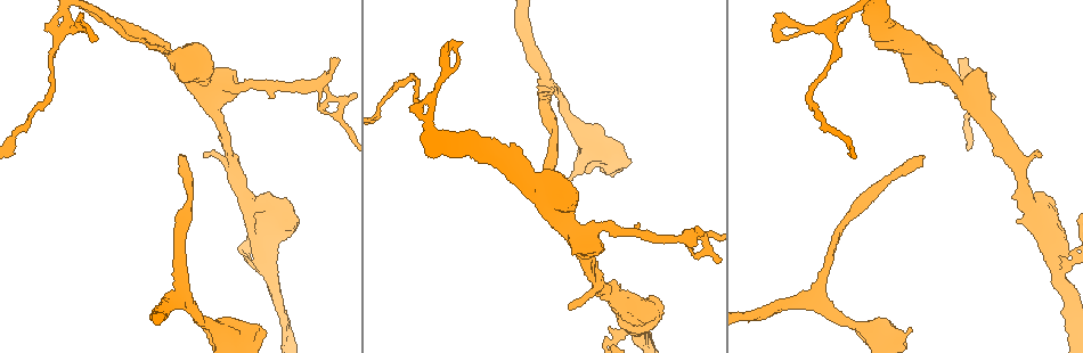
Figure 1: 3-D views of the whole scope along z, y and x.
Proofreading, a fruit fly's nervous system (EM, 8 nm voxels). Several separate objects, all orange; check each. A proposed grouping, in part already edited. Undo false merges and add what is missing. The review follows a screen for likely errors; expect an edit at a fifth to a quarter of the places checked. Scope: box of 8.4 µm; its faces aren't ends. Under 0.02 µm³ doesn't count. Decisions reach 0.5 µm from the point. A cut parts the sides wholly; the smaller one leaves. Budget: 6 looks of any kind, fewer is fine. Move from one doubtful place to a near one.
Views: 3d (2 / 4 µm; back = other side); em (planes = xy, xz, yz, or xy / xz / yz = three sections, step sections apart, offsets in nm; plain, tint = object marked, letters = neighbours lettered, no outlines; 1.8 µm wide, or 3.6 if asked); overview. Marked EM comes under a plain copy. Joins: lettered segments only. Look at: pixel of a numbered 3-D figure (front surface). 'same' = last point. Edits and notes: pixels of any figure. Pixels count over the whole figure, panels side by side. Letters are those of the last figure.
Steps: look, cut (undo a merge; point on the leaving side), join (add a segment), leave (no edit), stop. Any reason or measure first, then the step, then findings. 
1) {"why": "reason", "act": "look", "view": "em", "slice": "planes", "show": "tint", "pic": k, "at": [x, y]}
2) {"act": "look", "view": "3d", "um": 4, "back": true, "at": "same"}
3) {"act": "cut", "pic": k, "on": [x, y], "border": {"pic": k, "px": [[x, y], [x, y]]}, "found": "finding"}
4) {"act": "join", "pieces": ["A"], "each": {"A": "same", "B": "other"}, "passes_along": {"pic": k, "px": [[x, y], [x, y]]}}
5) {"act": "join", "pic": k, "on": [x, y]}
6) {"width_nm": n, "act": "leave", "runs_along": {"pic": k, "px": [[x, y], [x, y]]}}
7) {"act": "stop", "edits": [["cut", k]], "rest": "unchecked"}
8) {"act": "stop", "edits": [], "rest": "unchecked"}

{"why": "long arm stops here", "act": "look", "view": "3d", "um": 4, "pic": 1, "at": [922, 157]}

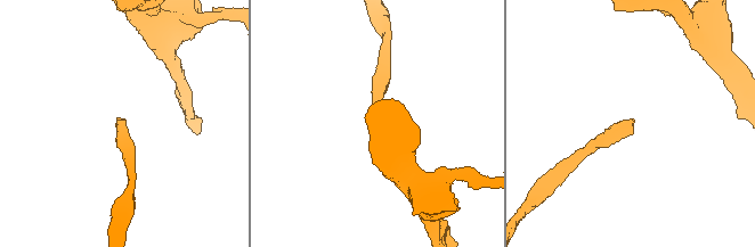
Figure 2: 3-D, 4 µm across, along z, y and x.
{"act": "look", "view": "em", "slice": "planes", "show": "letters", "pic": 2, "at": [124, 121]}

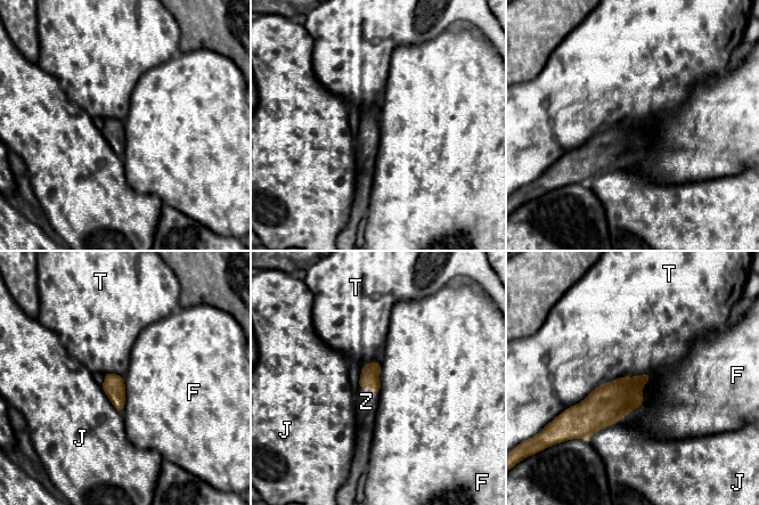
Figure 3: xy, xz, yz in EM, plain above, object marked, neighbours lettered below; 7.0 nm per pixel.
{"act": "join", "pieces": ["Z"], "each": {"F": "other", "J": "other", "T": "other", "Z": "same"}, "passes_along": {"pic": 3, "px": [[369, 379], [368, 389], [366, 401]]}, "found": "the neuron continues"}

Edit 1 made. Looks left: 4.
{"act": "look", "view": "overview"}

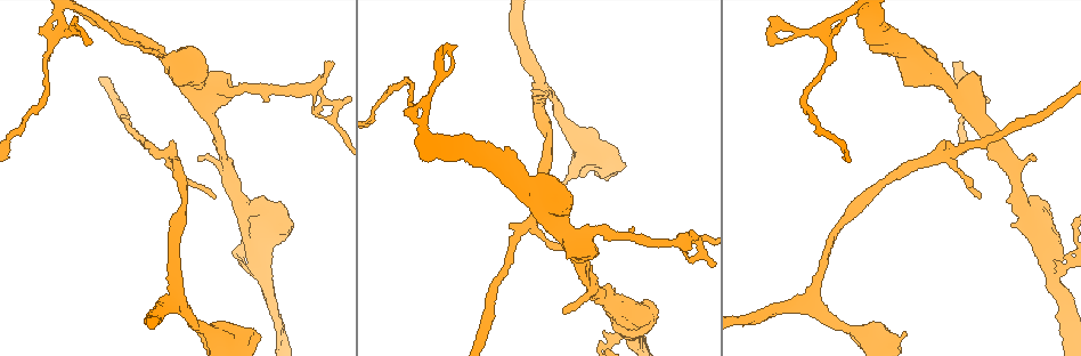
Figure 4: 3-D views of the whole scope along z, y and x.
{"why": "thin end", "act": "look", "view": "em", "slice": "xz", "step": 4, "show": "tint", "pic": 4, "at": [787, 38]}

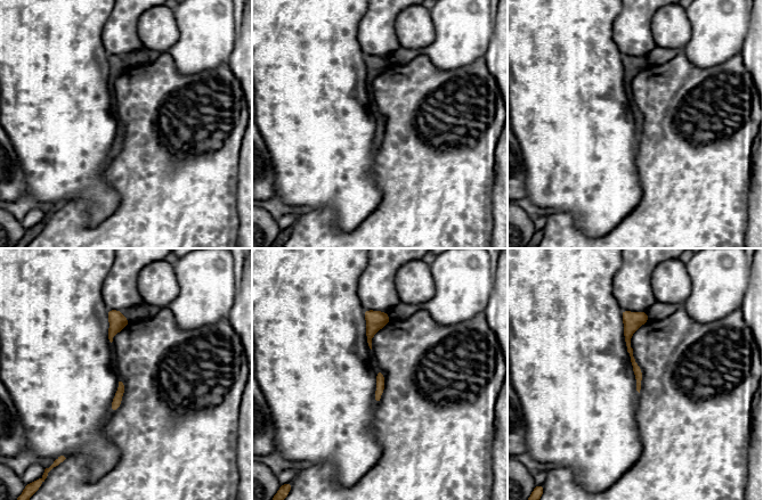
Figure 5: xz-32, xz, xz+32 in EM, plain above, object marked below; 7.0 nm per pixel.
{"why": "another direction", "act": "look", "view": "em", "slice": "planes", "show": "letters", "at": "same"}

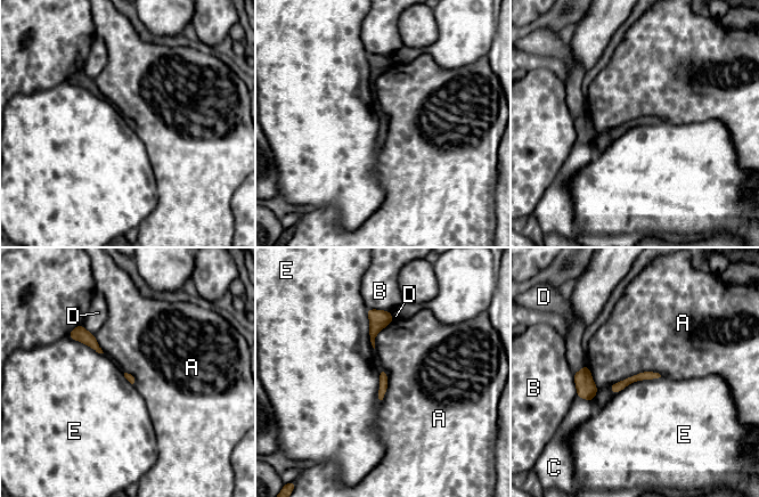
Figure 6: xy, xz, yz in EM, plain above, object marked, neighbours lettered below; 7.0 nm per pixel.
{"longest_contact_nm": ["A", 400], "act": "leave", "each": {"A": "other", "B": "other", "C": "other", "D": "other", "E": "other"}, "runs_along": {"pic": 6, "px": [[657, 375], [638, 376], [612, 389]]}, "found": "none of them fits"}

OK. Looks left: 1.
{"act": "stop", "edits": [["join", 3]], "rest": "unchecked"}

